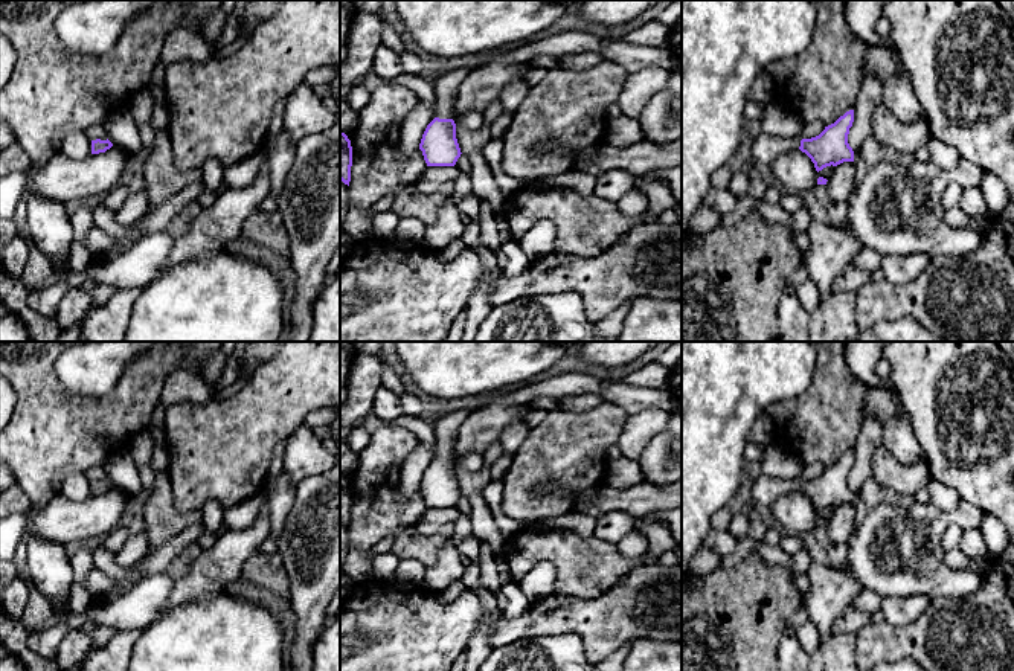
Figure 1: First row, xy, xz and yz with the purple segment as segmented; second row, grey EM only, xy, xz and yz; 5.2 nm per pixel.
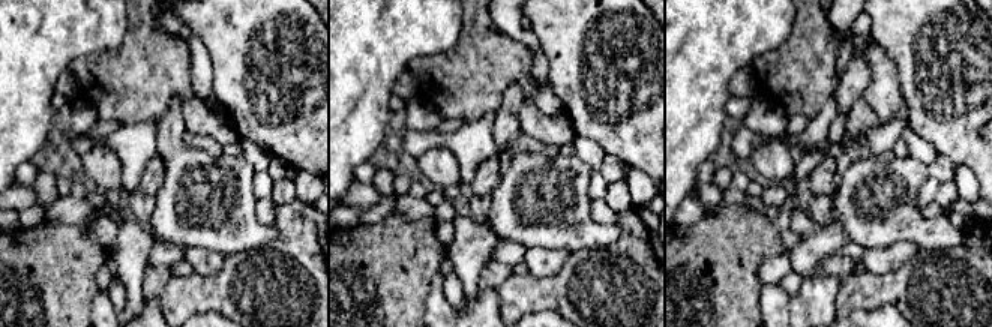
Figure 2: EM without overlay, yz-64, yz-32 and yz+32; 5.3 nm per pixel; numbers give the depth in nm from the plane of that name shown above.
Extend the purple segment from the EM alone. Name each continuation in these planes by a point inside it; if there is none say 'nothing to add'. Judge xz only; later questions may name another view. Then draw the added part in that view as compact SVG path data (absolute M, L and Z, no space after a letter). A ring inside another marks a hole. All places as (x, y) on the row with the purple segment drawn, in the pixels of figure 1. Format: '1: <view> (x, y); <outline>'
1: xz (446, 87); M464 66L450 70L433 82L435 88L435 114L439 119L453 119L456 93L464 78L474 70L474 66Z

